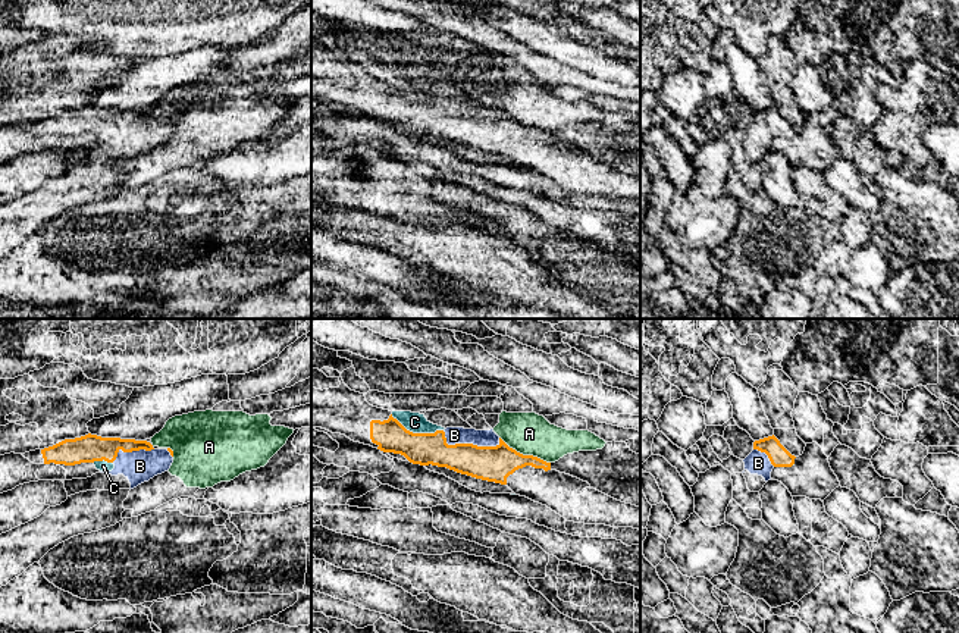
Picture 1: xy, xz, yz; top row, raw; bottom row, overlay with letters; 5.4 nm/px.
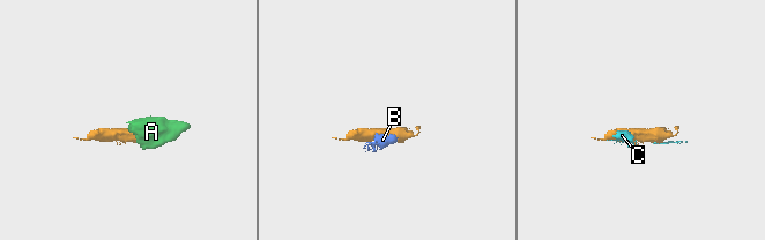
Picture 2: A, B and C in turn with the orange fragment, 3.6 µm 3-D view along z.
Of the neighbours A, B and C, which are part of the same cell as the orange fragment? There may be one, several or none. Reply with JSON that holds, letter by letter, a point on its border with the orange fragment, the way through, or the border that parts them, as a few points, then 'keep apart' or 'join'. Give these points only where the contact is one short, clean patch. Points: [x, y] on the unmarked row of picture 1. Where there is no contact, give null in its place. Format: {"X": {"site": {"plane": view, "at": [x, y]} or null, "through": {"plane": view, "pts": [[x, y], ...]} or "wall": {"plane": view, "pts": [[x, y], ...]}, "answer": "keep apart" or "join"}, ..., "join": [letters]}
{"A": {"site": {"plane": "xz", "at": [525, 127]}, "wall": {"plane": "xz", "pts": [[500, 107], [517, 122], [536, 127], [549, 134]]}, "answer": "keep apart"}, "B": {"site": {"plane": "xz", "at": [467, 115]}, "answer": "join"}, "C": {"site": {"plane": "xz", "at": [417, 105]}, "answer": "join"}, "join": ["B", "C"]}

